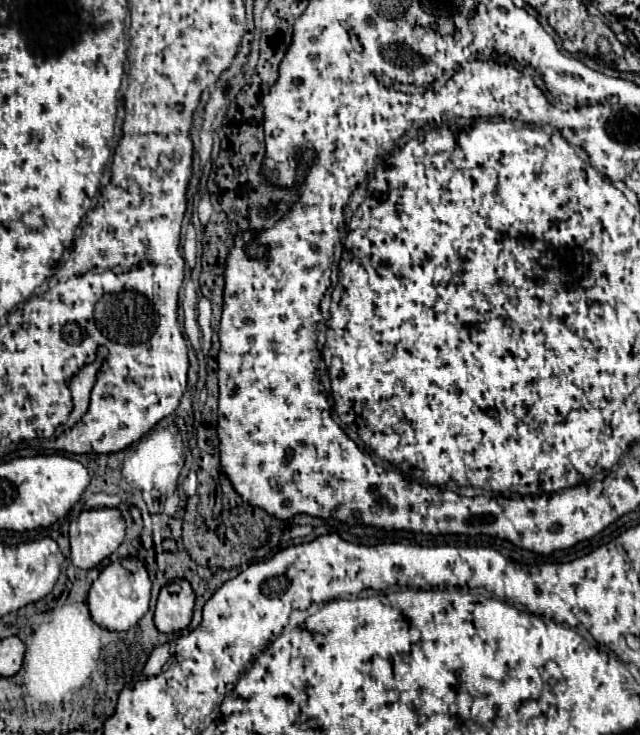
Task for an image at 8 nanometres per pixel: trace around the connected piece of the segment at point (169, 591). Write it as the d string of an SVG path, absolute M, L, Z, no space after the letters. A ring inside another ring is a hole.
M178 578L160 590L154 612L154 624L160 632L184 630L192 620L192 608L194 590L188 580Z

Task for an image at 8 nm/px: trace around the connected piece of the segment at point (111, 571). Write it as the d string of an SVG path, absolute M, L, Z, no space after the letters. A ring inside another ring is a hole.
M122 560L110 562L100 576L94 580L90 594L88 594L88 606L90 614L94 616L94 622L108 628L108 630L128 630L132 628L146 612L150 604L150 578L142 562L138 562L136 572L128 570Z

